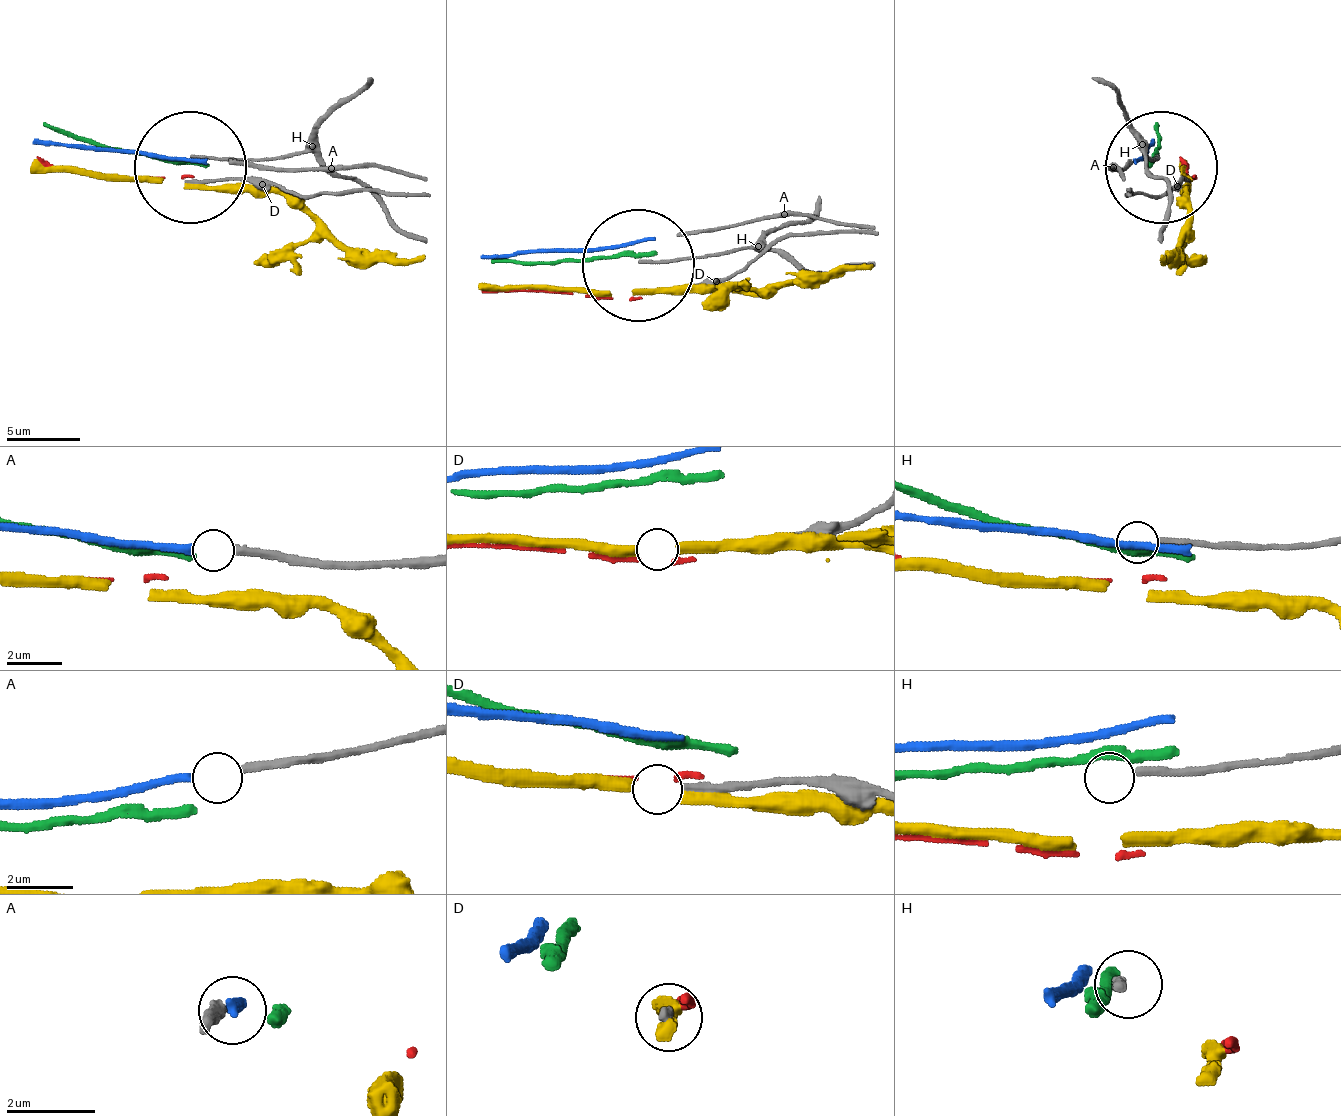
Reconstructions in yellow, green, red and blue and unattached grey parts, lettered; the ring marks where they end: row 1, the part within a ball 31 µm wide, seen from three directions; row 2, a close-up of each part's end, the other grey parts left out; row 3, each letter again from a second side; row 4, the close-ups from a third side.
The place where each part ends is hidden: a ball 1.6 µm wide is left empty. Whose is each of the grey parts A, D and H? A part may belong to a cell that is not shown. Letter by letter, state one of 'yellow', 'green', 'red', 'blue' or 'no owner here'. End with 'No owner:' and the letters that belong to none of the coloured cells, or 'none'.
A: blue
D: no owner here
H: no owner here
No owner: D, H

